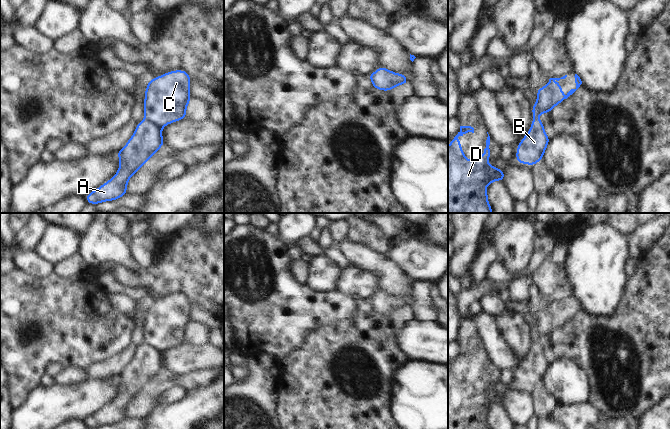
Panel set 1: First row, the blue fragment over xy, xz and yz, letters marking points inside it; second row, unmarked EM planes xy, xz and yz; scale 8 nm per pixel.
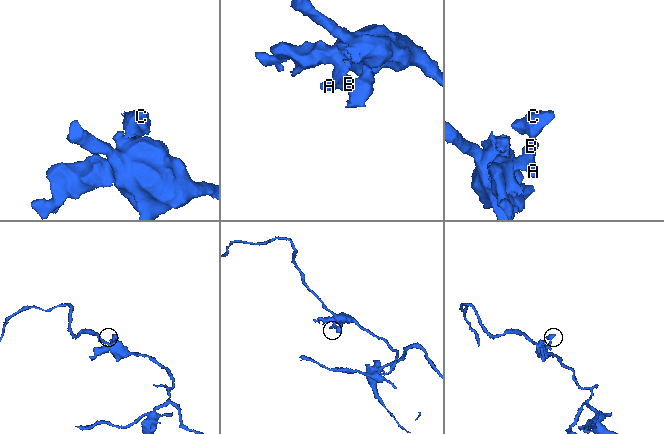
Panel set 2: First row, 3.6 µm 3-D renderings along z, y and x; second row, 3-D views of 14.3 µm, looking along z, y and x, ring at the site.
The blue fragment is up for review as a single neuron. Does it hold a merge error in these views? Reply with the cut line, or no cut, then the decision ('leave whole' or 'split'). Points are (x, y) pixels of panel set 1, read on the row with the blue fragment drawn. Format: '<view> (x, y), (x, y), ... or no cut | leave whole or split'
xy (145, 118), (161, 128) | split

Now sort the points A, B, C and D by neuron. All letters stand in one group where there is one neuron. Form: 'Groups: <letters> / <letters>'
Groups: A B D / C.

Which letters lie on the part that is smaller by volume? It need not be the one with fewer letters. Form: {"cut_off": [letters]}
{"cut_off": ["C"]}

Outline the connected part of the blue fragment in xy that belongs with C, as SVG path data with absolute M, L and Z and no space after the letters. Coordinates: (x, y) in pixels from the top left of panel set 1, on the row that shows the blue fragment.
M185 70L166 72L148 81L143 101L145 119L153 122L159 128L187 118L186 109L191 100L190 75Z

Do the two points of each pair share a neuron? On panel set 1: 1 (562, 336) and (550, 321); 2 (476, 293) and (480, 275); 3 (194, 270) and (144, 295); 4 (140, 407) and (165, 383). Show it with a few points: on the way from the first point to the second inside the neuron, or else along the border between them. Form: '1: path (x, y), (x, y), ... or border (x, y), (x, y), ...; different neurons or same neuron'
1: border (575, 315), (550, 335); different neurons
2: border (486, 277), (480, 284), (472, 287); different neurons
3: border (128, 287), (148, 286), (152, 291); different neurons
4: path (146, 401), (159, 388); same neuron

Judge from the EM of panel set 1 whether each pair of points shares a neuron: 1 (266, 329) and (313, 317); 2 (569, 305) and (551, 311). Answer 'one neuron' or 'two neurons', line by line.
1: one neuron
2: one neuron

